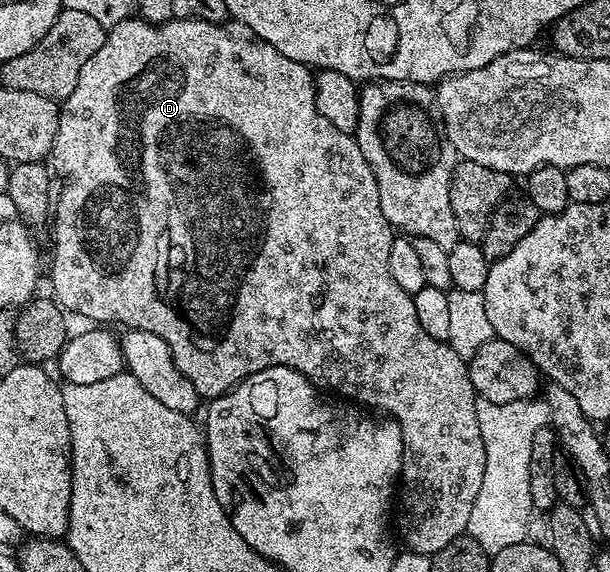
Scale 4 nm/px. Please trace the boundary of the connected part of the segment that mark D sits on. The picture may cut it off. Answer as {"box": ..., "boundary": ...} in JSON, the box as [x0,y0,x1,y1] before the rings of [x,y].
{"box":[50,16,486,555],"boundary":[[[139,16],[126,18],[117,26],[109,29],[104,36],[102,48],[86,60],[82,72],[78,72],[78,84],[74,92],[70,92],[68,98],[63,99],[60,106],[60,123],[58,124],[58,136],[54,142],[54,148],[50,155],[50,166],[58,179],[58,193],[54,198],[54,225],[51,227],[52,238],[56,243],[52,246],[52,290],[55,301],[59,302],[65,311],[77,310],[84,318],[89,318],[92,324],[112,324],[108,322],[121,322],[121,327],[133,330],[145,330],[152,332],[154,336],[160,336],[166,340],[166,344],[172,353],[174,364],[194,384],[194,388],[200,393],[201,399],[211,400],[219,398],[232,387],[237,386],[242,380],[254,376],[254,372],[262,372],[271,366],[289,366],[294,368],[302,376],[309,378],[318,388],[325,391],[337,390],[339,397],[344,400],[353,398],[356,402],[365,402],[368,406],[377,406],[377,411],[383,412],[391,421],[400,426],[402,432],[402,444],[404,455],[400,465],[398,510],[400,515],[395,515],[394,522],[400,525],[400,534],[404,537],[404,546],[414,553],[433,555],[438,553],[450,540],[454,540],[459,534],[465,533],[470,524],[470,512],[474,512],[474,504],[478,500],[478,488],[482,488],[482,476],[486,472],[486,448],[482,444],[482,432],[478,424],[478,412],[476,411],[477,397],[476,390],[470,384],[468,375],[468,364],[465,359],[454,352],[454,348],[447,342],[434,340],[434,336],[426,336],[422,324],[418,324],[418,312],[414,312],[414,300],[412,295],[406,293],[403,288],[394,281],[394,275],[390,272],[390,244],[394,237],[394,227],[386,220],[382,212],[382,204],[378,196],[378,180],[366,160],[362,156],[362,150],[358,148],[355,137],[346,132],[338,132],[322,112],[318,112],[316,103],[316,80],[313,71],[303,66],[298,60],[290,60],[290,56],[282,56],[274,44],[266,44],[246,24],[235,20],[227,22],[202,22],[193,18],[173,17],[171,22],[164,22],[161,26],[154,26],[151,22],[145,22]]]}

